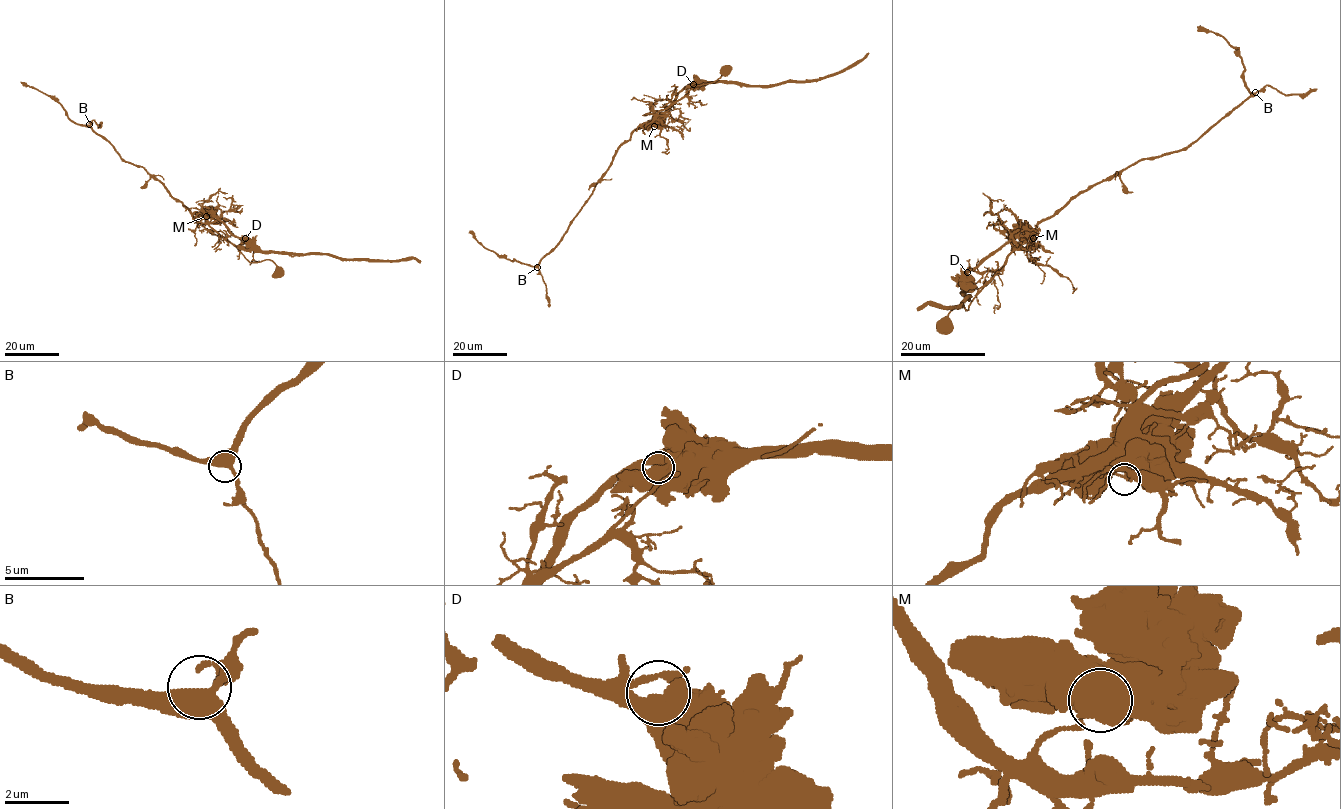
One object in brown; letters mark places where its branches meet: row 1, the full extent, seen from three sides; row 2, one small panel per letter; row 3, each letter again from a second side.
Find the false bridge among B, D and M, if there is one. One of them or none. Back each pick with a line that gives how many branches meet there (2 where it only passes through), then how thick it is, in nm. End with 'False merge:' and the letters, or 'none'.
M: Branches: 2. Thickness 440 nm
False merge: M

